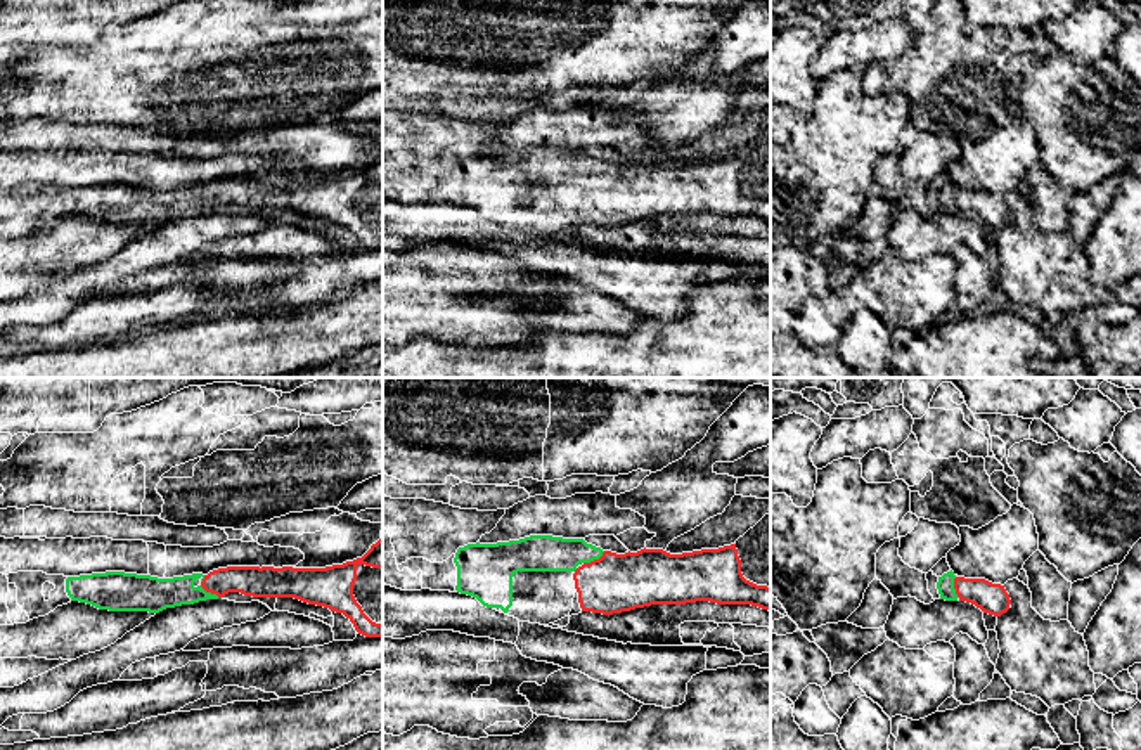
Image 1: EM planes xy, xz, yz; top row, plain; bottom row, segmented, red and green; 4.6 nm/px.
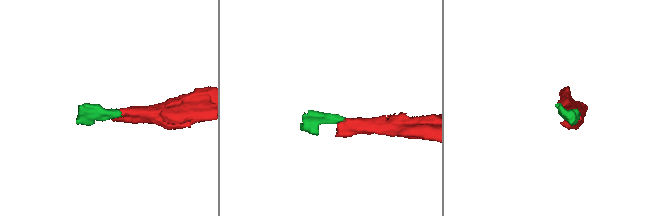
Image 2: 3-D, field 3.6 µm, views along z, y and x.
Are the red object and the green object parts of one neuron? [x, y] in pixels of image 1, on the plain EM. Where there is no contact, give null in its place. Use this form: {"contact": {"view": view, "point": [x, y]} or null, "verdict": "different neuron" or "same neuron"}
{"contact": {"view": "xz", "point": [594, 172]}, "verdict": "same neuron"}

